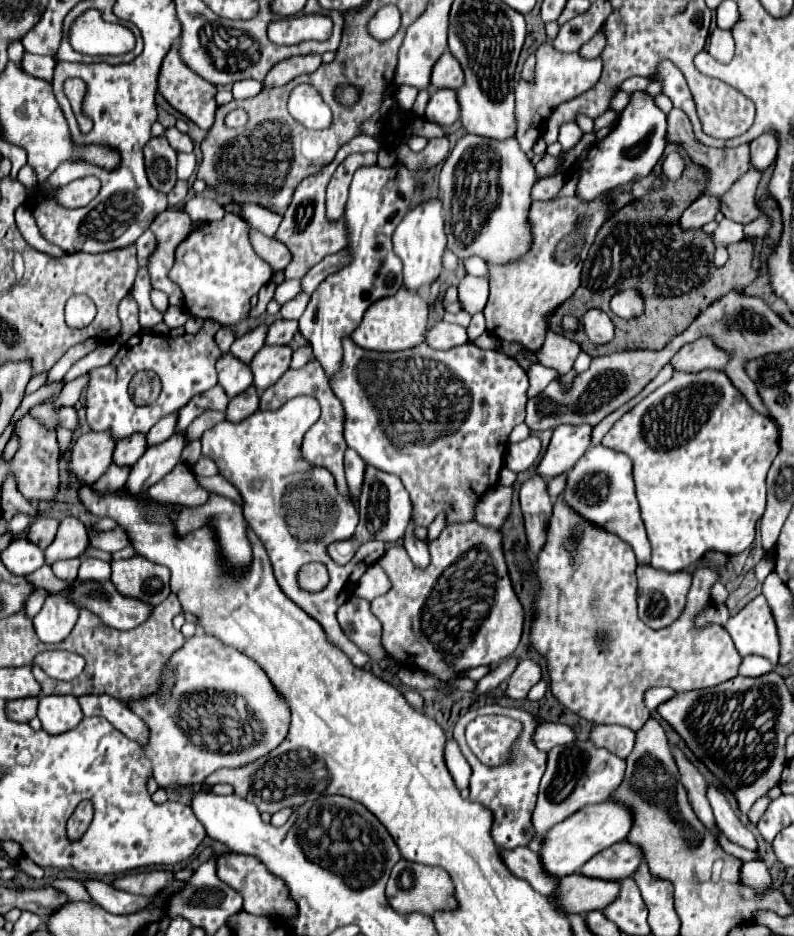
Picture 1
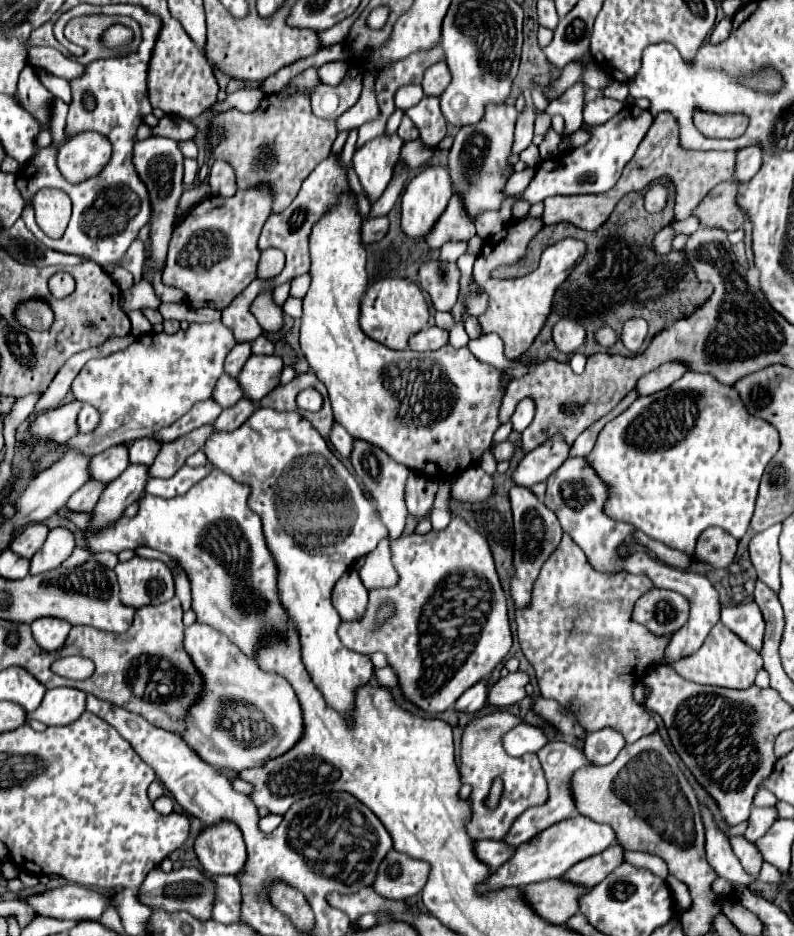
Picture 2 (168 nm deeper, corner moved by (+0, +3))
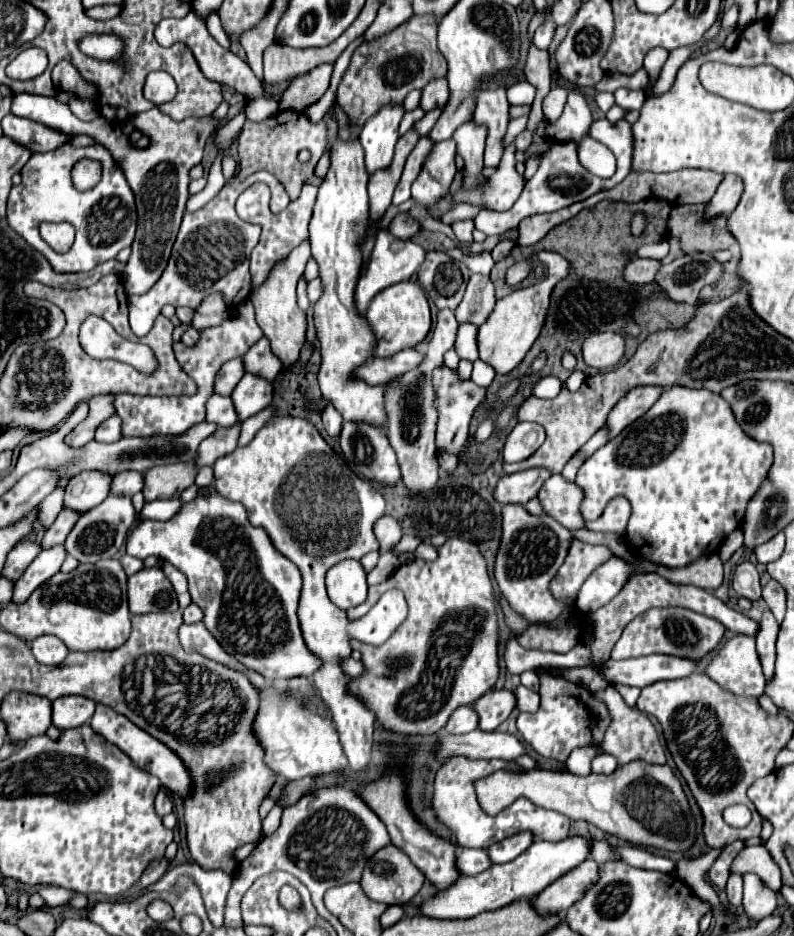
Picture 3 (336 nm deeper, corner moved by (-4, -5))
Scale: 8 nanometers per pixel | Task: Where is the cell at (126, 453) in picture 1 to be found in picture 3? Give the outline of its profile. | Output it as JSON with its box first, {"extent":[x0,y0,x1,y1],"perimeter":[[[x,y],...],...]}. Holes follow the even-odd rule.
{"extent":[65,471,113,513],"perimeter":[[[93,471],[75,475],[65,487],[65,507],[81,513],[97,507],[109,495],[111,479],[113,477],[105,477],[105,473],[93,473]]]}

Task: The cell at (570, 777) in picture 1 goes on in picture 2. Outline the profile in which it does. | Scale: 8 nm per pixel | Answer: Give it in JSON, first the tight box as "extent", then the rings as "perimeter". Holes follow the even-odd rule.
{"extent":[503,741,589,847],"perimeter":[[[549,741],[549,745],[545,745],[537,751],[537,757],[541,761],[541,767],[543,767],[547,783],[549,783],[549,801],[545,805],[531,807],[521,817],[517,817],[517,821],[511,825],[509,833],[503,839],[511,847],[519,847],[521,843],[533,839],[543,829],[547,829],[547,827],[551,827],[551,825],[555,825],[555,823],[559,823],[559,821],[563,821],[563,819],[567,819],[569,815],[575,813],[573,797],[569,797],[569,777],[575,773],[575,769],[579,769],[583,765],[589,765],[585,761],[583,751],[577,745],[571,745],[571,743],[565,743],[565,741]]]}

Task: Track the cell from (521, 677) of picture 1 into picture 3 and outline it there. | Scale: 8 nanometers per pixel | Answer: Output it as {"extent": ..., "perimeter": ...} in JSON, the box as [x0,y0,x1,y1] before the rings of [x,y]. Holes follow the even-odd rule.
{"extent":[475,689,517,731],"perimeter":[[[491,689],[481,699],[475,701],[475,711],[479,713],[479,729],[481,731],[495,731],[517,707],[517,699],[513,691],[507,689]]]}

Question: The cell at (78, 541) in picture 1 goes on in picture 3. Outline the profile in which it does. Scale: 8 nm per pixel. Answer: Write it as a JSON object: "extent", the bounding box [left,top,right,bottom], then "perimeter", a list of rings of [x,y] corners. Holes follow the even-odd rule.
{"extent":[13,545,67,601],"perimeter":[[[55,545],[49,549],[43,549],[33,563],[27,567],[27,571],[21,575],[21,579],[15,581],[15,589],[13,589],[13,601],[25,601],[43,581],[47,581],[49,577],[53,577],[63,561],[65,561],[67,553],[63,545]]]}

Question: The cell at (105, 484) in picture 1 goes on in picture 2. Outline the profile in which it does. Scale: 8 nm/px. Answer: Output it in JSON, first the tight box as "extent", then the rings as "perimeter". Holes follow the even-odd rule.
{"extent":[67,483,105,513],"perimeter":[[[85,483],[81,489],[77,489],[69,501],[67,501],[67,509],[73,513],[89,513],[93,509],[93,505],[97,503],[97,497],[103,493],[105,485],[97,485],[97,483]]]}

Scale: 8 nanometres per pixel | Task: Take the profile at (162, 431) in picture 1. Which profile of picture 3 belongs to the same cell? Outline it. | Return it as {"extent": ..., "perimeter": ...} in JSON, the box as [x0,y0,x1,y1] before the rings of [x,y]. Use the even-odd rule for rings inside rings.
{"extent":[111,473,145,495],"perimeter":[[[117,473],[117,477],[113,477],[111,493],[113,495],[133,495],[133,493],[141,491],[145,485],[145,481],[141,481],[141,477],[145,477],[145,475],[143,473]]]}

